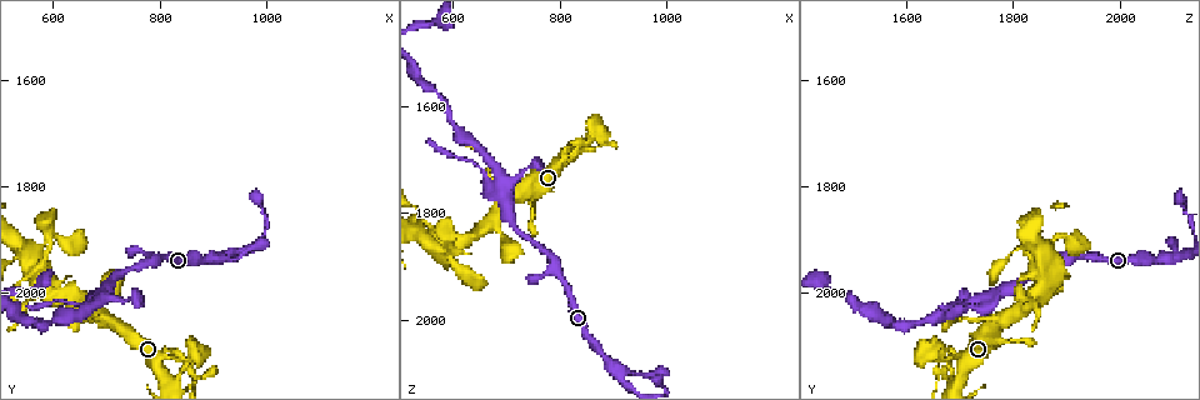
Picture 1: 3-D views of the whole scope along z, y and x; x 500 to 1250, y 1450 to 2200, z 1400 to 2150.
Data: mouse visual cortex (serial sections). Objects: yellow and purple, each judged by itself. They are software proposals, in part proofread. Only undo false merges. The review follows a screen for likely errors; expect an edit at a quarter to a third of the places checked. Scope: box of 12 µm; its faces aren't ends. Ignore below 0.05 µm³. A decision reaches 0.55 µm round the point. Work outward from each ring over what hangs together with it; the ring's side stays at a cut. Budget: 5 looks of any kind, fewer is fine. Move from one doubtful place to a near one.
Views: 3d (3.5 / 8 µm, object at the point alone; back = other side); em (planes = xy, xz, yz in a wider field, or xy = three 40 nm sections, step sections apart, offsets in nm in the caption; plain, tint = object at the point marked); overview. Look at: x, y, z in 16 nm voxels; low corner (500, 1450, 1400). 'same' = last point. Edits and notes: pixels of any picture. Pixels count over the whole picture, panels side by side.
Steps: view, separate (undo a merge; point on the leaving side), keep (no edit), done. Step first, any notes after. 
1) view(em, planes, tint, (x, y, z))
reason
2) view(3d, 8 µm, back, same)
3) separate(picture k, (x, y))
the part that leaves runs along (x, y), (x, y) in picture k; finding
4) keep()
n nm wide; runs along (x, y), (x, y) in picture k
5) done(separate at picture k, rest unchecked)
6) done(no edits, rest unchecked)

view(3d, 8 µm, (860, 2125, 1665))
branch point

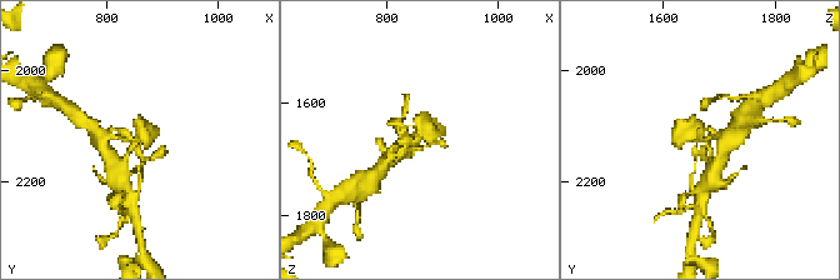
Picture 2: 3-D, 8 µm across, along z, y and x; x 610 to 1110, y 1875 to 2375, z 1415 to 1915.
view(em, xy, step 2, tint, (855, 2120, 1660))

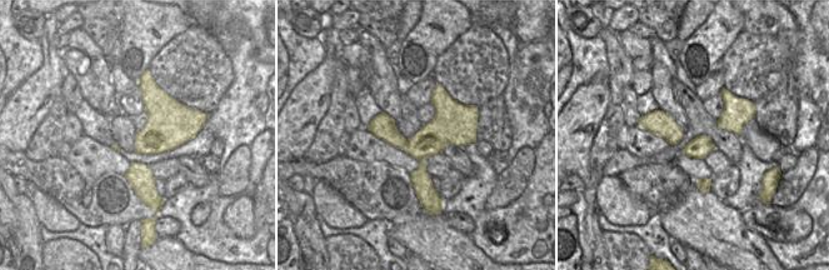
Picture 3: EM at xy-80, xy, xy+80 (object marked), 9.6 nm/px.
keep()
300 nm wide; runs along (389, 160), (428, 130), (420, 113) in picture 2; continuous, no second cell

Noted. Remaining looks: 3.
view(3d, 3.5 µm, (575, 1950, 1875))
a fork

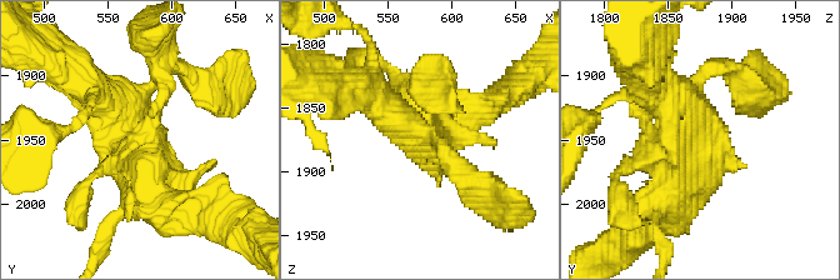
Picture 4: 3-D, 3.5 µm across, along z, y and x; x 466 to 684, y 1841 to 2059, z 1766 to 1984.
view(em, xy, step 1, tint, (572, 1944, 1872))
now the EM

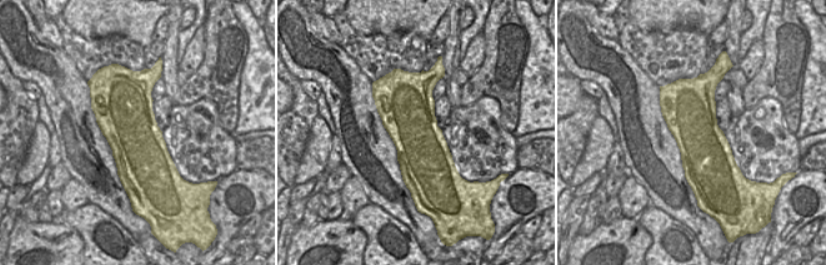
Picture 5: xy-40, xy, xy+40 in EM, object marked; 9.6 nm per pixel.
keep()
runs along (180, 211), (91, 93) in picture 4; all the same cell

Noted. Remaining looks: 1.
done(no edits, rest unchecked)

